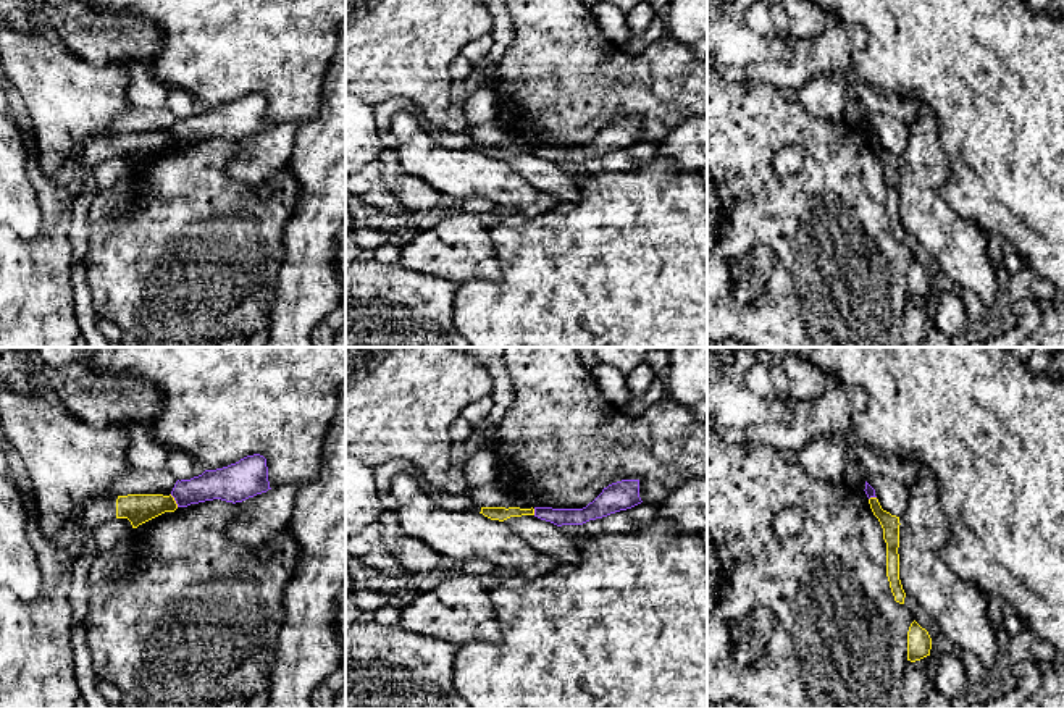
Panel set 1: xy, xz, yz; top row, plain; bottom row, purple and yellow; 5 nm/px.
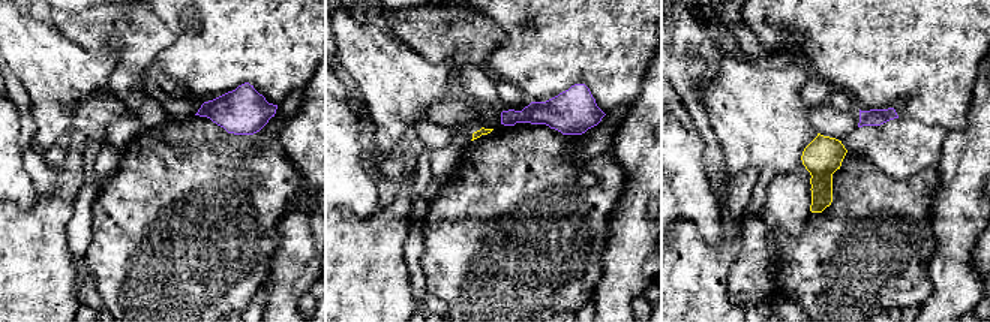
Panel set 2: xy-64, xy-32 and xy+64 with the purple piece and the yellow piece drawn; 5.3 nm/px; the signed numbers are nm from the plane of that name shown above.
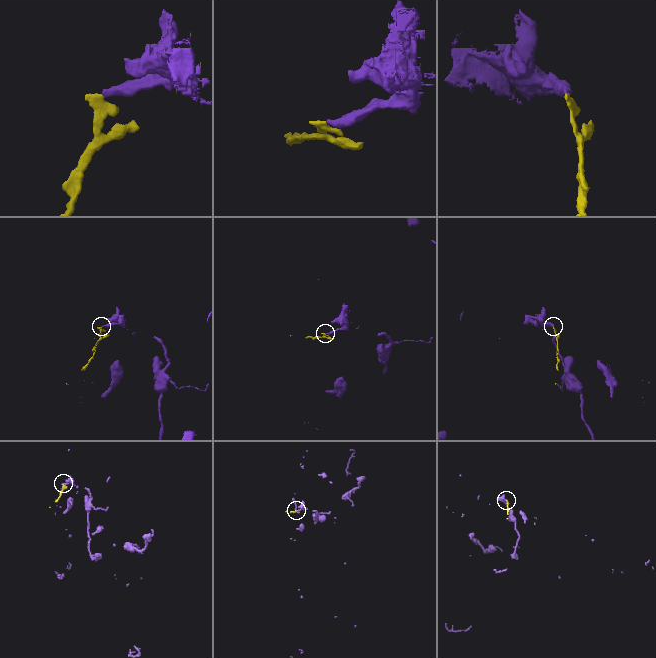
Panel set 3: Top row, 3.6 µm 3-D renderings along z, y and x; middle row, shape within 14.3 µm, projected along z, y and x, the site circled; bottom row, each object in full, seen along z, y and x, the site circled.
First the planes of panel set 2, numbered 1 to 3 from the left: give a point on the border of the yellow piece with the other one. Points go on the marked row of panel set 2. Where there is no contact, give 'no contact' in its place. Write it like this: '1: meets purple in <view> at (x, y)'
1: no contact
2: no contact
3: no contact

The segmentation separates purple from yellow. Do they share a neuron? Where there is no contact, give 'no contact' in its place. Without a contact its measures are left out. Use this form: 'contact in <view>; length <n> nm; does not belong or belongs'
contact in xy; length 80 nm; does not belong

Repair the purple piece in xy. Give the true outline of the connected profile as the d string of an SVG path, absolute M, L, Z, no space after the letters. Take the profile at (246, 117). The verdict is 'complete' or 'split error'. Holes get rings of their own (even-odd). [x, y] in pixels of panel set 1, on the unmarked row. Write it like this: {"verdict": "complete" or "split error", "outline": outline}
{"verdict": "complete", "outline": "M260 92L247 94L236 102L216 108L205 108L191 118L178 118L171 134L178 145L221 137L242 141L270 126L266 97Z"}

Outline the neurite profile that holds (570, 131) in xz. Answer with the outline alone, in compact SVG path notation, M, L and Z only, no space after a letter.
M505 0L505 3L512 16L513 40L510 42L502 60L497 63L497 87L494 89L499 99L497 120L510 134L526 137L533 147L583 147L593 141L604 126L622 118L638 118L641 139L659 144L673 126L689 118L707 118L707 61L696 57L688 47L664 37L641 55L630 57L604 37L601 26L591 13L591 8L588 8L581 0Z

